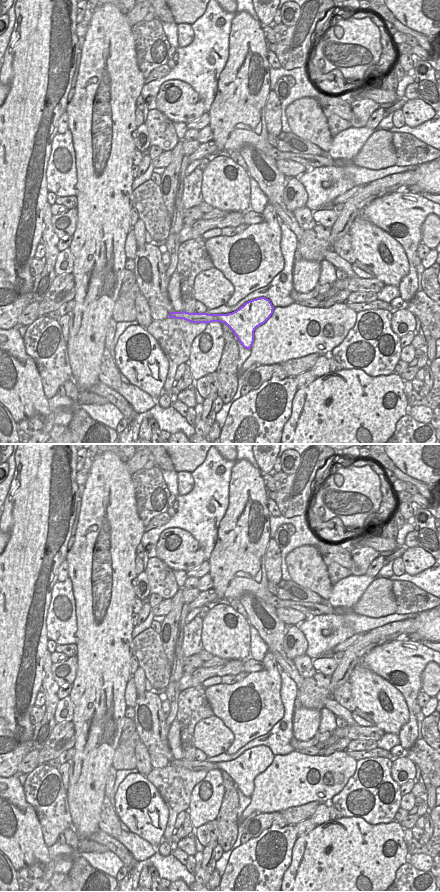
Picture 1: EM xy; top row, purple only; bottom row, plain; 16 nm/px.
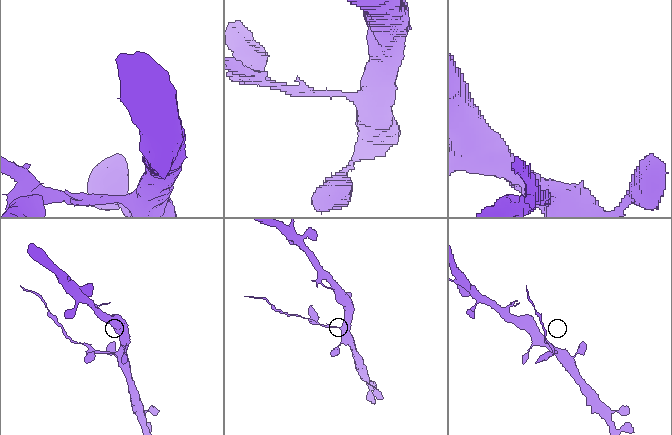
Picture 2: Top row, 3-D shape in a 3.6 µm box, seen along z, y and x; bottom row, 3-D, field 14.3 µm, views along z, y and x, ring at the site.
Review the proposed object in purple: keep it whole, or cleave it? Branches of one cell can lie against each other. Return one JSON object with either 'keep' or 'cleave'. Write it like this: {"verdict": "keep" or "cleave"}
{"verdict": "cleave"}

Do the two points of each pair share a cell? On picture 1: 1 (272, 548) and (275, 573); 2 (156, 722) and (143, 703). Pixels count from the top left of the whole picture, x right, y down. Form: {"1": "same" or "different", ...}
{"1": "same", "2": "same"}

